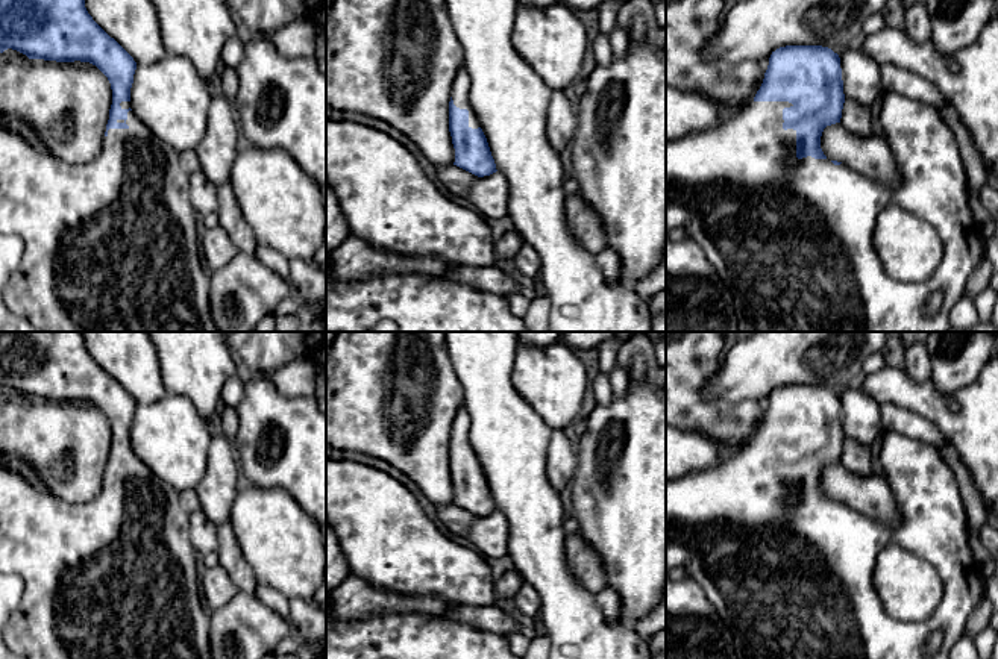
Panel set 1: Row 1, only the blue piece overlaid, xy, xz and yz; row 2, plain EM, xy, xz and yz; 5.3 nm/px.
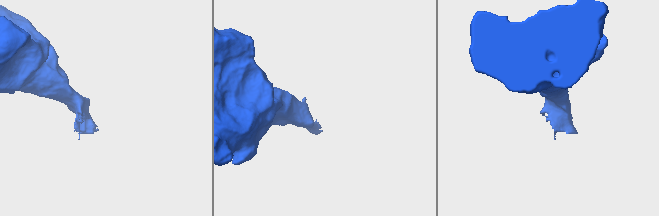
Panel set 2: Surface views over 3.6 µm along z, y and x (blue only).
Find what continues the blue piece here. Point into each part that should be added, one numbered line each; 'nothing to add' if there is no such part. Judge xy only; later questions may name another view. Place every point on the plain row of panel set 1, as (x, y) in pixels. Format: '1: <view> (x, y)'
1: xy (117, 577)

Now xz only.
1: xz (460, 431)

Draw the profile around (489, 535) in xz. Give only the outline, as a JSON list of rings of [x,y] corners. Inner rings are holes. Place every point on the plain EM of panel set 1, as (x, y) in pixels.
[[[499,511],[484,517],[476,515],[466,538],[484,557],[504,557],[508,554],[508,521]]]

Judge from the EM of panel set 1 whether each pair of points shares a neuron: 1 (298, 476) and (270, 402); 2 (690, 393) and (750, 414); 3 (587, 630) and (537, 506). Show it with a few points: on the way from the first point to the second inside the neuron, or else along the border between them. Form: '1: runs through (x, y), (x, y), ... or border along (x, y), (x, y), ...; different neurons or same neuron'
1: runs through (298, 458), (288, 431), (278, 420); same neuron
2: runs through (706, 408), (712, 414), (734, 414); same neuron
3: runs through (564, 600), (537, 553), (537, 537); same neuron

